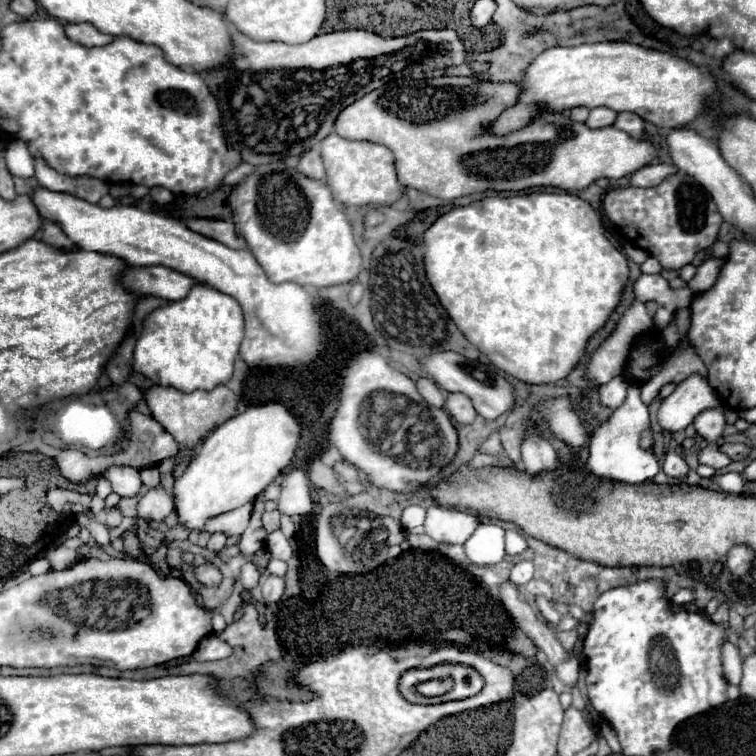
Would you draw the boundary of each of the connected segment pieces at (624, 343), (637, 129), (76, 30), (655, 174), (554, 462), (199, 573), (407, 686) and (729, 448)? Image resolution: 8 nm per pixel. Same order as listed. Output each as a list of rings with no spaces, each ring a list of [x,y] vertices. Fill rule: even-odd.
[[[639,300],[633,302],[625,310],[613,336],[607,338],[599,346],[599,350],[593,354],[591,362],[587,364],[587,380],[595,382],[595,384],[607,384],[613,376],[619,376],[631,354],[633,342],[641,334],[649,332],[651,326],[655,326],[655,322],[647,314],[645,304]]]
[[[619,112],[615,128],[627,132],[635,140],[645,140],[645,120],[633,112]]]
[[[67,24],[65,34],[69,40],[81,46],[105,46],[113,40],[113,36],[103,34],[97,28],[93,28],[93,24]]]
[[[647,164],[645,168],[637,170],[631,176],[631,184],[633,186],[643,186],[643,188],[657,186],[673,174],[677,174],[677,168],[673,164]]]
[[[531,428],[523,440],[521,452],[523,452],[523,468],[531,476],[539,476],[541,472],[553,472],[561,466],[553,446]]]
[[[205,562],[205,564],[201,564],[201,566],[195,566],[195,568],[193,568],[193,574],[195,574],[195,578],[197,578],[201,584],[205,584],[205,586],[219,586],[221,580],[223,580],[221,570],[219,570],[213,562]]]
[[[409,670],[401,676],[401,682],[399,682],[399,690],[403,694],[403,698],[407,698],[409,702],[413,704],[427,704],[429,698],[427,696],[421,696],[417,690],[415,690],[415,670]]]
[[[723,444],[721,452],[725,452],[733,462],[739,462],[739,460],[745,460],[749,456],[751,448],[745,444]]]

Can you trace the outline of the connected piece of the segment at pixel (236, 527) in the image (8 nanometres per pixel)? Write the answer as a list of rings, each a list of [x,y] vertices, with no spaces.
[[[253,502],[241,506],[241,508],[235,508],[231,512],[225,512],[225,514],[219,514],[219,516],[213,516],[207,520],[205,524],[205,530],[207,532],[223,532],[227,536],[233,536],[233,534],[243,534],[245,528],[249,526],[249,518],[251,518],[251,512],[253,512]]]

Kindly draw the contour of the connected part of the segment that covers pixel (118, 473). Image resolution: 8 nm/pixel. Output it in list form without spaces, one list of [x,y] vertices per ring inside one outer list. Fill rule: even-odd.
[[[113,466],[113,468],[105,470],[103,476],[109,478],[113,492],[117,492],[119,496],[135,498],[135,496],[139,496],[139,490],[143,486],[139,470],[129,468],[129,466]]]

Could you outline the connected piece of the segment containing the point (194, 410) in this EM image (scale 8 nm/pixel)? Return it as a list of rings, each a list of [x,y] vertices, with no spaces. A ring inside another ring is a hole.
[[[153,386],[147,392],[147,404],[151,408],[153,418],[187,450],[195,450],[207,436],[207,432],[215,430],[219,424],[227,422],[229,418],[237,416],[237,396],[227,386],[217,386],[213,392],[201,392],[195,390],[191,394],[177,392],[175,388],[163,388]]]

